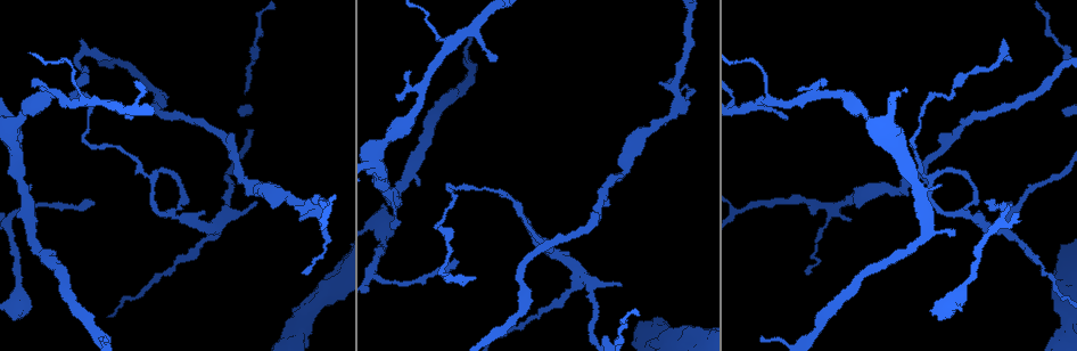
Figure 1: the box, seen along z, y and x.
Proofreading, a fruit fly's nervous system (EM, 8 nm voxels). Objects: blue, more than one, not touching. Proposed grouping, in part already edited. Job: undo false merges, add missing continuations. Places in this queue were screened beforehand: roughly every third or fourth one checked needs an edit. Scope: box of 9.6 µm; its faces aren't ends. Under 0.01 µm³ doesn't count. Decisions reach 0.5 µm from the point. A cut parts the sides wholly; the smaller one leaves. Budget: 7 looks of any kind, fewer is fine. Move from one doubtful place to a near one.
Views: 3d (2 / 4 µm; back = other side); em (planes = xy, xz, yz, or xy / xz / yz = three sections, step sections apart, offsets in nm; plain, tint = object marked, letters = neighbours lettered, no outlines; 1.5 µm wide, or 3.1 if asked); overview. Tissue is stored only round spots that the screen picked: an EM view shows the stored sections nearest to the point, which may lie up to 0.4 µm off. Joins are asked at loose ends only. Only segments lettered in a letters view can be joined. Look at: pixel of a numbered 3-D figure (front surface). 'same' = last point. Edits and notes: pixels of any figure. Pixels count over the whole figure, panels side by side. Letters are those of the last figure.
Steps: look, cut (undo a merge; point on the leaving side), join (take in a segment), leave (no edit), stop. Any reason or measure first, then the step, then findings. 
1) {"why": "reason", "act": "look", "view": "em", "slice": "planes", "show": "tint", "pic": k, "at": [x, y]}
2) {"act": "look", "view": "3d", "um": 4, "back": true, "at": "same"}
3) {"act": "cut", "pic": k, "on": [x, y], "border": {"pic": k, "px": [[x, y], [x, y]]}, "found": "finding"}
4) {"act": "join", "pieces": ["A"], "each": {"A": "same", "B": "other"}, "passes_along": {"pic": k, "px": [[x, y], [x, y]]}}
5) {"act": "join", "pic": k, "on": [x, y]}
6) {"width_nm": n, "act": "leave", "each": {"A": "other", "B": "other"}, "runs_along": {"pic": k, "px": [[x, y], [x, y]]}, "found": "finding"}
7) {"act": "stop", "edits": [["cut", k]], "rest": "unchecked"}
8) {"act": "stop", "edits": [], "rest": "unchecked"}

{"why": "sudden change in width", "act": "look", "view": "3d", "um": 4, "pic": 1, "at": [857, 197]}

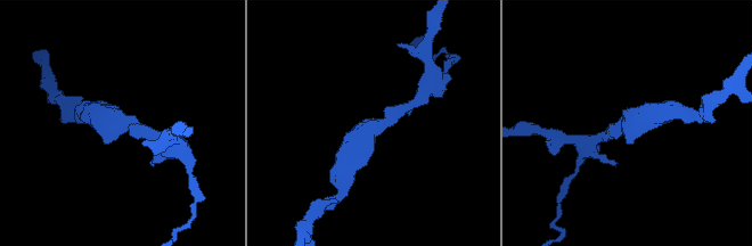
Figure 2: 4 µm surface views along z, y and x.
{"arm_widths_nm": [200, 400], "why": "shape alone is not enough", "act": "look", "view": "em", "slice": "planes", "show": "letters", "pic": 2, "at": [391, 117]}

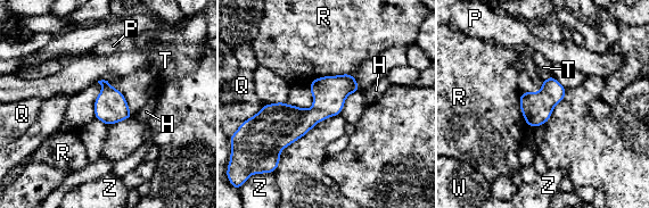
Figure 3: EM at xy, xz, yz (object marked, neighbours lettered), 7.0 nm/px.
{"longest_contact_nm": ["R", 260], "act": "leave", "each": {"H": "other", "P": "other", "Q": "other", "R": "other", "T": "other", "W": "other", "Z": "other"}, "border": {"pic": 3, "px": [[107, 80], [97, 81]]}, "found": "continuous, no second neuron"}

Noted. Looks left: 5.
{"why": "sharp bend", "act": "look", "view": "3d", "um": 2, "pic": 1, "at": [76, 96]}

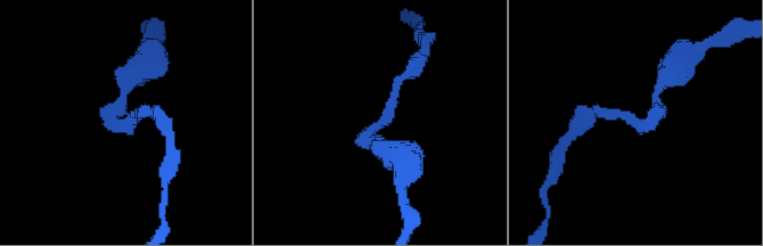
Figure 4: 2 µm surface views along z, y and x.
{"act": "look", "view": "em", "slice": "planes", "show": "letters", "pic": 4, "at": [374, 127]}

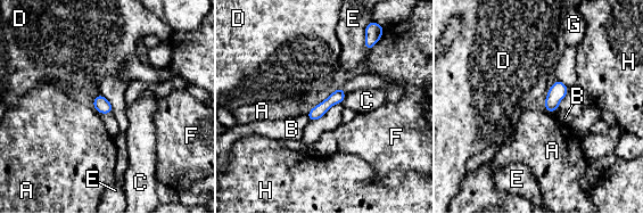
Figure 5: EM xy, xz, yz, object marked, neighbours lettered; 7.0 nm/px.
{"longest_contact_nm": ["D", 180], "act": "leave", "each": {"A": "other", "B": "other", "C": "other", "D": "other", "E": "other", "F": "other", "G": "other", "H": "other"}, "runs_along": {"pic": 5, "px": [[340, 91], [311, 116]]}, "found": "continuous, no second neuron"}

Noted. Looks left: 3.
{"why": "arms part here", "act": "look", "view": "3d", "um": 4, "pic": 1, "at": [876, 125]}

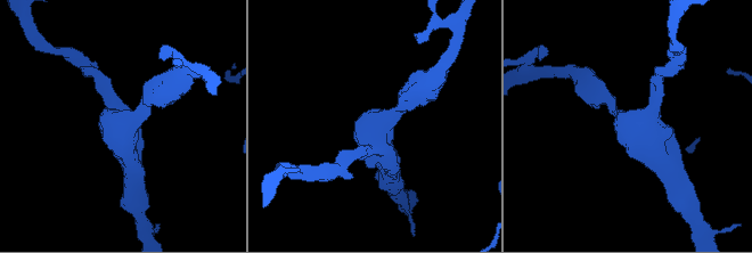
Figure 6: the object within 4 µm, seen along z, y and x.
{"why": "now the EM", "act": "look", "view": "em", "slice": "planes", "show": "plain", "pic": 6, "at": [383, 122]}

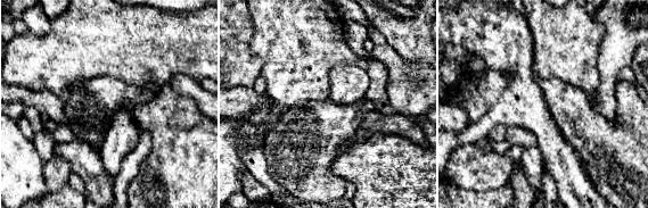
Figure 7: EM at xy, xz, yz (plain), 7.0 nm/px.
{"why": "what lies round it", "act": "look", "view": "em", "slice": "planes", "show": "letters", "at": "same"}

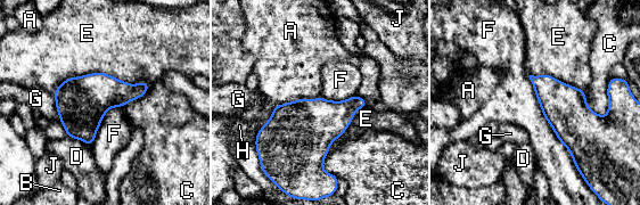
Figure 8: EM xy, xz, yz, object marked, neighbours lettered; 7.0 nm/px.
{"act": "leave", "each": {"A": "other", "B": "other", "C": "other", "D": "other", "E": "other", "F": "other", "G": "other", "H": "other", "J": "other"}, "found": "continuous, no second neuron"}

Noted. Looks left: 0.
{"act": "stop", "edits": [], "rest": "unchecked"}

